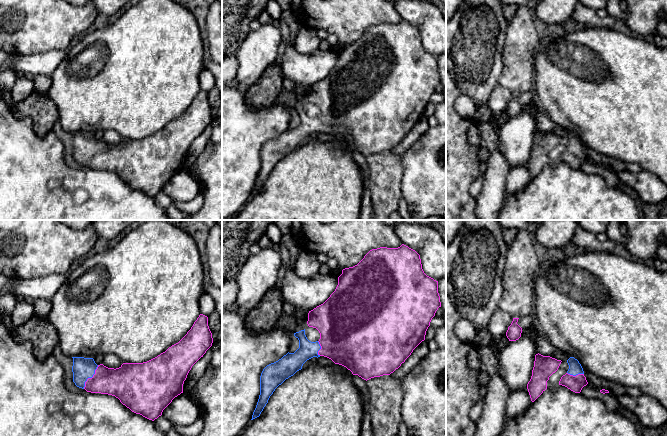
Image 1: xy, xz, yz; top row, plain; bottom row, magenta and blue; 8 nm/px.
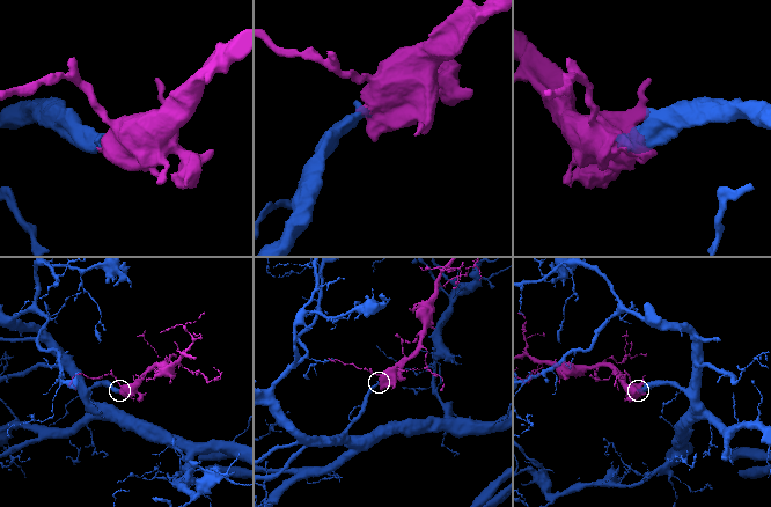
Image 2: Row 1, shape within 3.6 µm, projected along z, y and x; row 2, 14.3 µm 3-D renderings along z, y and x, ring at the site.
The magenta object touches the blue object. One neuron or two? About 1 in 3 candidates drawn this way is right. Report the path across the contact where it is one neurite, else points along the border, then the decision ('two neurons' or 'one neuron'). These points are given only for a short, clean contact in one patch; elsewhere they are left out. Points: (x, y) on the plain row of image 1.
way xy (120, 158), (90, 154), (83, 144); one neuron

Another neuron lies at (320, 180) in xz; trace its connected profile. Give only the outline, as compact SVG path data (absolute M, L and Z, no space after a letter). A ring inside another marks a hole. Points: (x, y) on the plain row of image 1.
M314 140L279 161L260 192L229 220L359 220L363 179L346 143Z

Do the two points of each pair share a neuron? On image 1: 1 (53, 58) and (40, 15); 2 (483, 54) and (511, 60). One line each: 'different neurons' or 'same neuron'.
1: different neurons
2: different neurons

